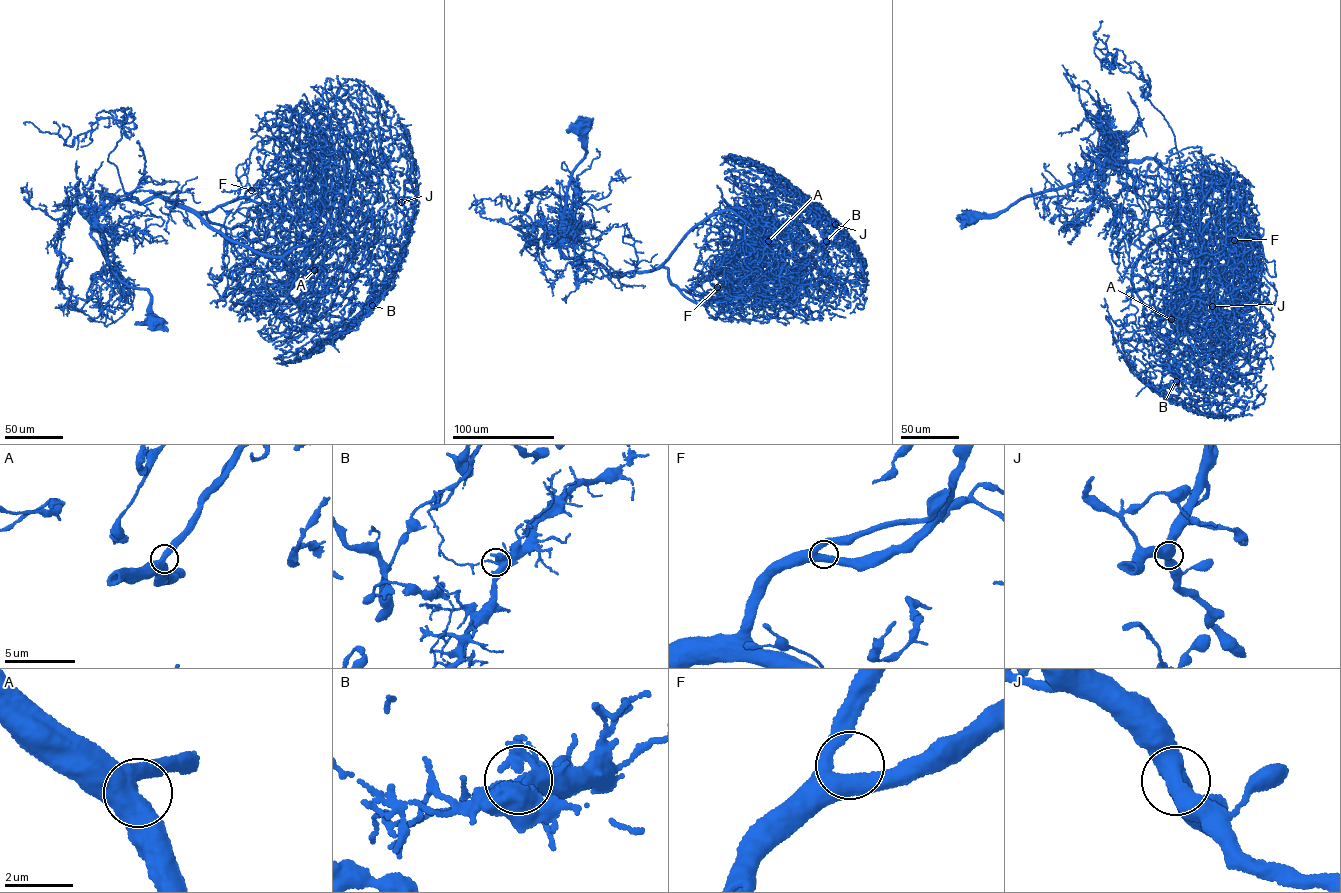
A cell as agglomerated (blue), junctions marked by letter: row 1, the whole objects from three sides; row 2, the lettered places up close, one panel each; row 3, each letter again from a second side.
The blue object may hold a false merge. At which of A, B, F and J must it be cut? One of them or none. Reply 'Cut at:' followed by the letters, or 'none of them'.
Cut at: B

